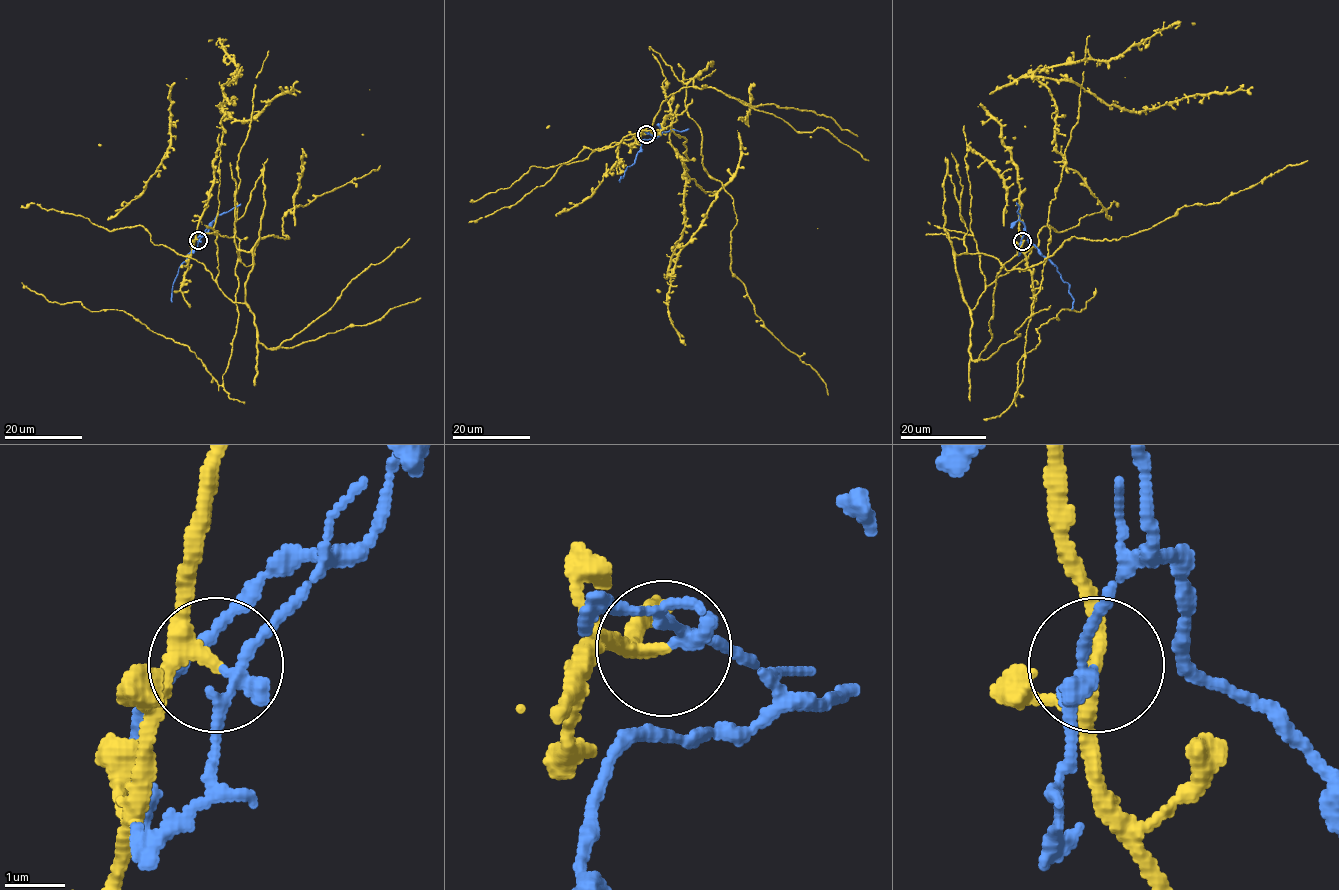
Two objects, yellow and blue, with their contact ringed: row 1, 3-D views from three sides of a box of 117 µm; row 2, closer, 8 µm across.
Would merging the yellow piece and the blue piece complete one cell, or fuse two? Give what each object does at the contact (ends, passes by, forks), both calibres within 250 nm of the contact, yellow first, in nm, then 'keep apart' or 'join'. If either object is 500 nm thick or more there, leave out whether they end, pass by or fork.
yellow passes by; blue passes by; 220 nm thick on the yellow side, 240 nm on the other; keep apart

